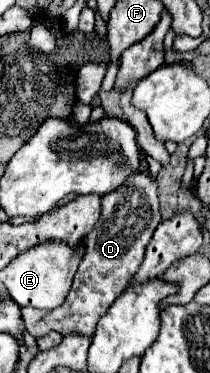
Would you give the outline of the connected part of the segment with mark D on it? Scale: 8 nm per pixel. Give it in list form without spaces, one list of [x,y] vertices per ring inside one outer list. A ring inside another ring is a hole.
[[[148,170],[136,172],[128,176],[120,188],[104,194],[100,204],[100,220],[96,222],[96,228],[86,236],[86,254],[74,276],[74,284],[66,296],[66,302],[48,312],[28,306],[22,308],[24,326],[34,338],[42,338],[50,330],[60,334],[78,332],[92,336],[100,316],[110,308],[112,300],[126,290],[144,260],[146,246],[162,220],[158,210],[158,182],[150,176]]]

